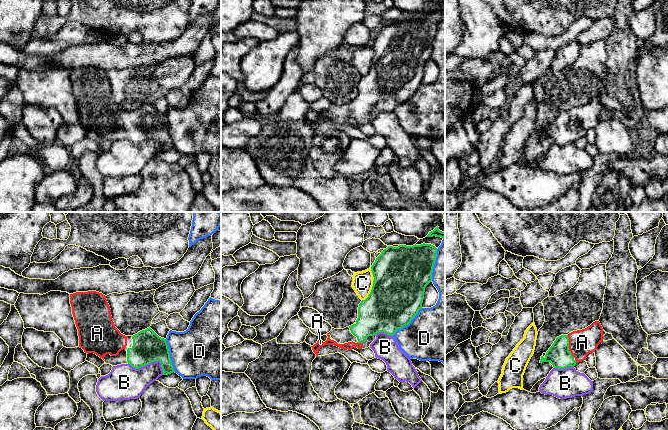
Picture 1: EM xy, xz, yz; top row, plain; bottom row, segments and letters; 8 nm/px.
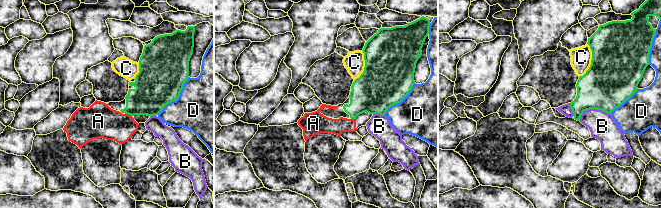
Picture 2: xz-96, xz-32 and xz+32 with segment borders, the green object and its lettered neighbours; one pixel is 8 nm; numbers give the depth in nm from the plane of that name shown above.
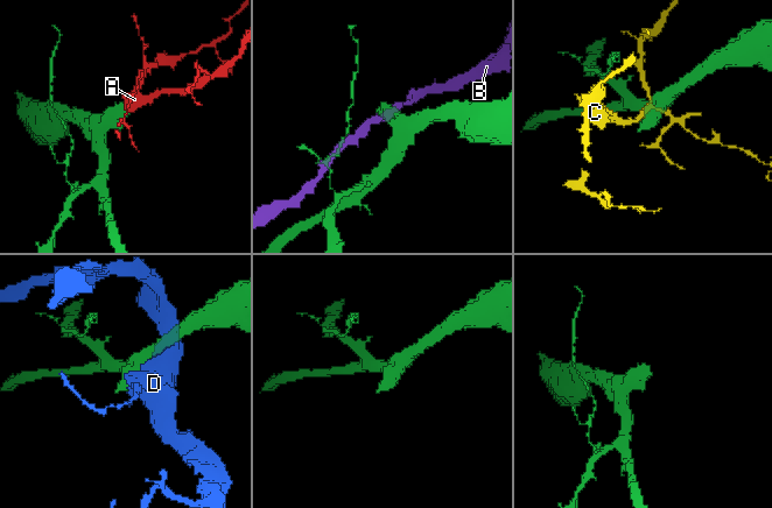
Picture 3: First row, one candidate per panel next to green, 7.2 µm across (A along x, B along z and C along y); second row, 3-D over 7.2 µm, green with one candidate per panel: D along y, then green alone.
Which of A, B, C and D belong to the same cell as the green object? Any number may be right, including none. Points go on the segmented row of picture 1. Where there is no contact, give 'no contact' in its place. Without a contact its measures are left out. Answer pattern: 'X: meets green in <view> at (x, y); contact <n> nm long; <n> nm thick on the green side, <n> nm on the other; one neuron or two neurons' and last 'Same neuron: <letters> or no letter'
A: meets green in yz at (568, 346); contact 190 nm long; 180 nm thick on the green side, 200 nm on the other; one neuron
B: meets green in xy at (150, 362); contact 300 nm long; 240 nm thick on the green side, 260 nm on the other; two neurons
C: meets green in xz at (373, 285); contact 280 nm long; 440 nm thick on the green side, 160 nm on the other; two neurons
D: meets green in xz at (408, 323); contact 340 nm long; 420 nm thick on the green side, 440 nm on the other; two neurons
Same neuron: A

